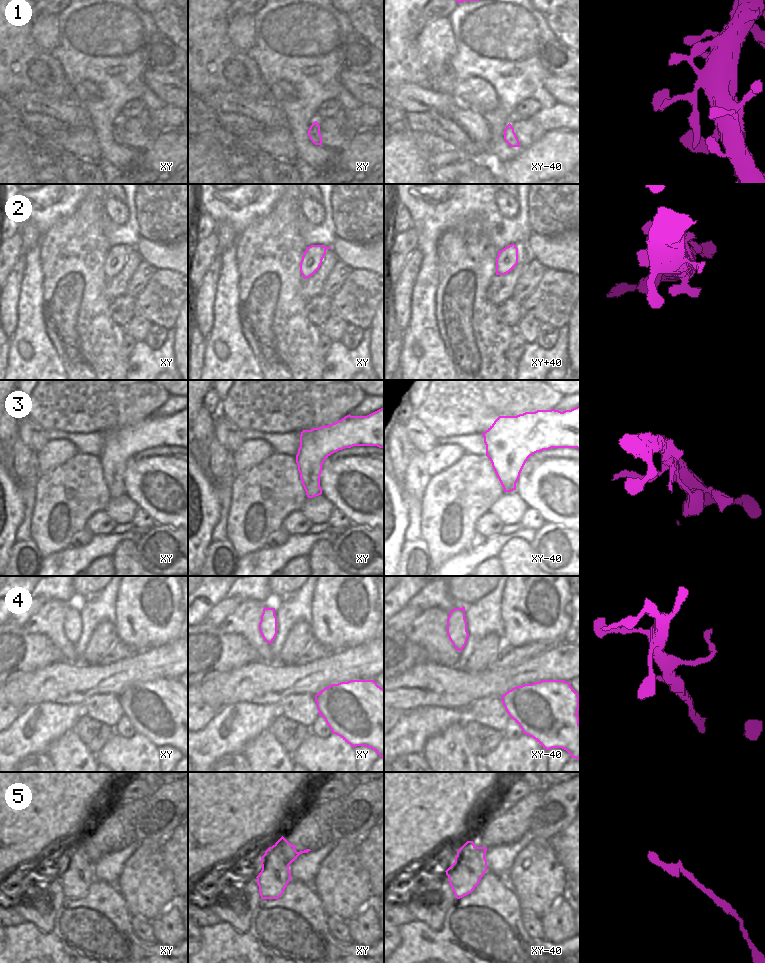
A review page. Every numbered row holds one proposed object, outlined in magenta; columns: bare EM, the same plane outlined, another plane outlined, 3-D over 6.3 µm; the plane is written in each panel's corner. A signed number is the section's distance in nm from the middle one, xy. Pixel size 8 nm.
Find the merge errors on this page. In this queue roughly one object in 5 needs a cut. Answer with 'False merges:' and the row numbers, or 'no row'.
False merges: no row

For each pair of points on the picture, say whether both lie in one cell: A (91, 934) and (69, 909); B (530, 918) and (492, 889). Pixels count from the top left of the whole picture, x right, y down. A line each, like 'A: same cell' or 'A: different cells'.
A: same cell
B: different cells

